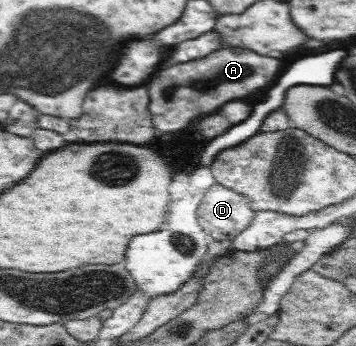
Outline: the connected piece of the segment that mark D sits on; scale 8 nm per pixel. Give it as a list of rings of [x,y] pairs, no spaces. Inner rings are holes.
[[[217,182],[207,189],[197,210],[199,223],[205,224],[210,240],[232,240],[254,214],[242,195]]]

